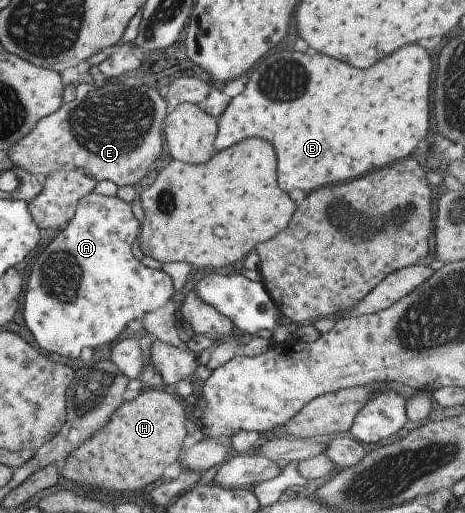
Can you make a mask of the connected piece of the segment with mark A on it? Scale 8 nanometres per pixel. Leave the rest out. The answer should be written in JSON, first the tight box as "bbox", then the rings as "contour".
{"bbox":[22,191,175,359],"contour":[[[93,191],[78,200],[70,221],[67,221],[58,235],[38,253],[38,257],[36,257],[32,269],[30,269],[32,273],[28,275],[28,281],[26,281],[24,301],[22,301],[22,319],[40,349],[44,349],[44,351],[48,351],[48,353],[56,353],[56,355],[60,355],[60,357],[70,357],[70,359],[74,359],[74,357],[78,357],[80,349],[84,349],[84,347],[98,347],[98,345],[104,345],[104,343],[114,341],[116,335],[126,327],[128,321],[142,318],[144,314],[162,307],[170,299],[175,293],[170,277],[158,268],[153,269],[144,266],[140,260],[136,260],[134,255],[132,255],[130,249],[132,249],[132,243],[134,243],[136,235],[138,235],[138,222],[130,210],[130,203],[124,202],[117,196],[101,196]]]}

